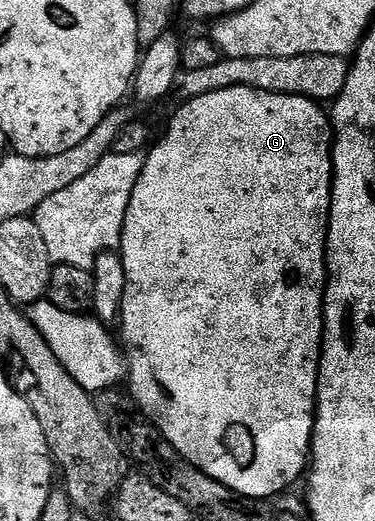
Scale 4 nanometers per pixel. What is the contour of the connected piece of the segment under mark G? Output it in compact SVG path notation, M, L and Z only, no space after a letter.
M234 87L233 89L217 89L217 93L205 93L205 97L193 97L192 99L180 102L180 107L176 109L175 116L171 119L171 124L167 127L167 132L158 139L157 142L146 152L144 168L137 179L136 187L133 189L132 199L129 201L127 215L124 217L124 231L121 246L123 264L125 265L125 297L123 298L123 310L121 312L121 324L123 323L123 351L127 354L127 367L123 364L123 355L119 352L119 347L115 344L115 339L110 335L108 328L100 323L98 319L90 314L74 315L59 311L57 305L40 301L32 303L29 307L29 318L34 323L41 337L53 349L53 357L81 385L81 389L92 393L103 393L114 383L119 383L127 375L127 387L131 390L131 395L135 398L134 406L138 408L144 419L149 420L152 425L163 434L165 441L177 449L185 461L189 461L201 473L213 477L221 485L225 485L230 491L236 491L244 499L262 499L264 501L274 500L282 496L288 489L294 488L294 483L304 478L311 462L311 438L315 432L315 398L319 395L319 358L323 352L323 294L327 288L327 226L331 220L331 181L335 173L335 167L331 164L331 152L333 150L333 124L328 112L320 104L309 97L297 97L296 95L282 95L281 93L269 93L268 91L258 91L248 87Z

